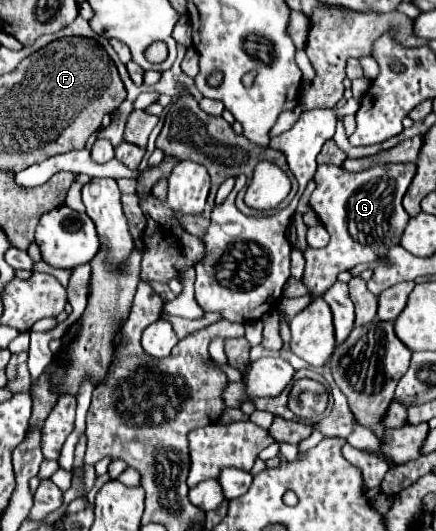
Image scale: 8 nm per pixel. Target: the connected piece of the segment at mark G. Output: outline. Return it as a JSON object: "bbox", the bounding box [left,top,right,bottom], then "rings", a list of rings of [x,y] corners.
{"bbox":[302,163,416,297],"rings":[[[396,163],[396,165],[378,165],[362,173],[348,173],[342,167],[336,165],[318,165],[314,181],[316,189],[310,197],[310,207],[316,211],[320,217],[322,225],[330,233],[330,243],[324,249],[306,249],[306,267],[304,267],[304,277],[302,283],[308,287],[310,297],[322,297],[332,283],[336,283],[338,273],[348,271],[356,267],[358,263],[372,263],[374,259],[382,257],[388,253],[390,245],[400,243],[400,235],[404,233],[404,227],[408,225],[408,213],[402,207],[402,197],[416,173],[414,163]]]}

